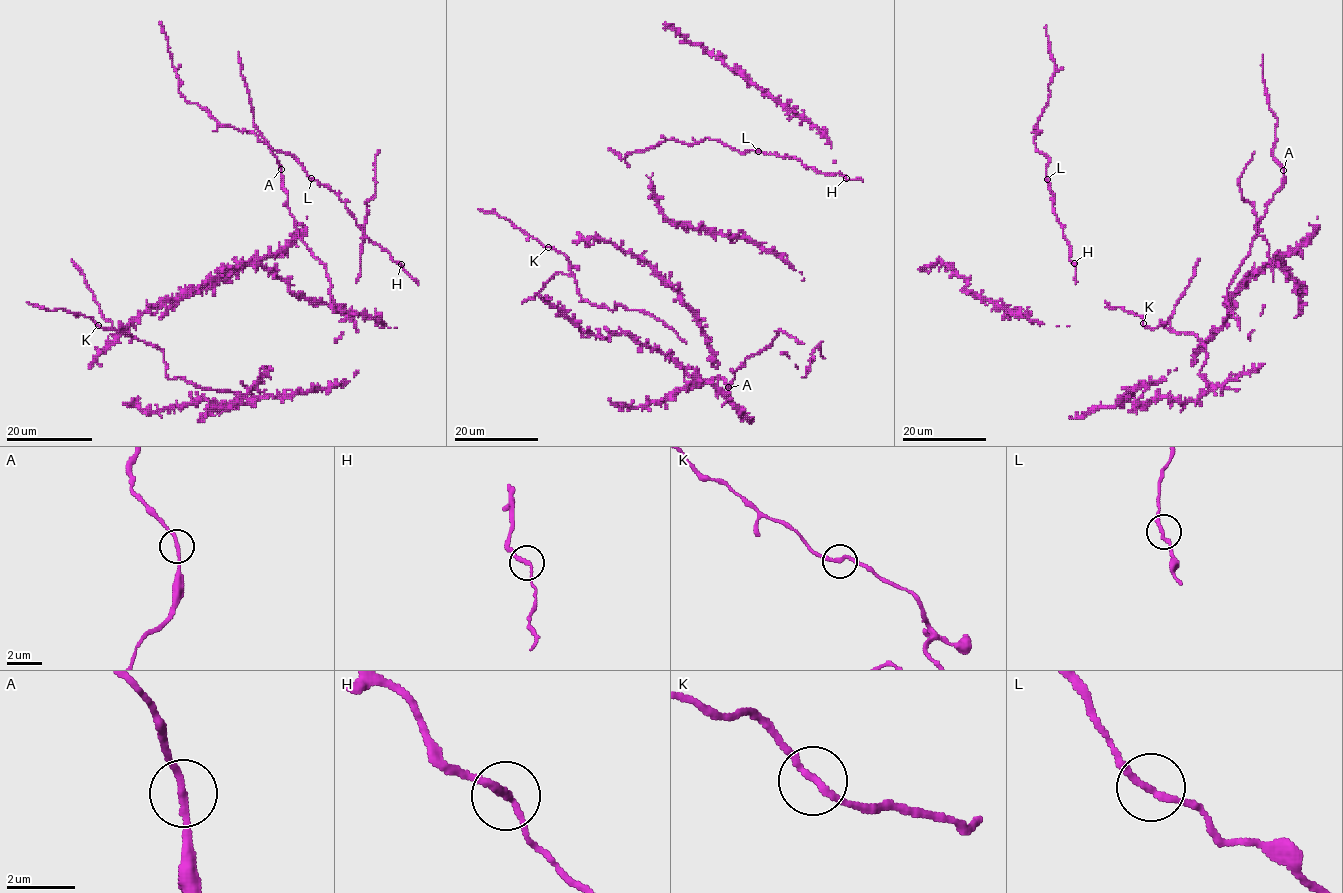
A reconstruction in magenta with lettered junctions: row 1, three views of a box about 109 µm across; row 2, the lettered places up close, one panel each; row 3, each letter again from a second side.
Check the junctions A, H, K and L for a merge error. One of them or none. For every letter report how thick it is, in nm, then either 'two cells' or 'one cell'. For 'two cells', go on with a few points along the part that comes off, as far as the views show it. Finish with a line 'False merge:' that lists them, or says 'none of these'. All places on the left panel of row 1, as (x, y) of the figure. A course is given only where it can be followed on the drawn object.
A: calibre 190 nm; one cell
H: calibre 190 nm; one cell
K: calibre 190 nm; one cell
L: calibre 190 nm; one cell
False merge: none of these

